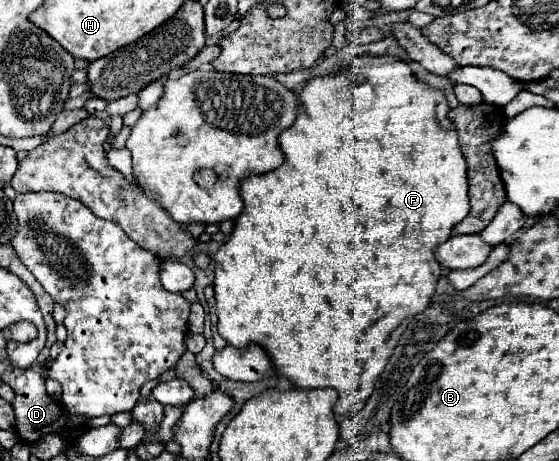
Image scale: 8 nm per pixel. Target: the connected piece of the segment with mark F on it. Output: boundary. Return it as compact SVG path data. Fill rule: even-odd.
M361 56L361 58L355 58L347 68L343 68L343 70L337 72L335 76L317 76L317 78L313 78L311 82L307 82L305 88L299 92L299 100L301 100L301 106L299 106L299 114L297 114L295 124L293 124L291 128L287 128L287 130L279 136L279 144L281 144L281 150L283 150L283 154L285 154L285 164L283 164L281 168L273 170L273 172L267 172L267 174L261 174L261 176L251 176L251 178L247 178L247 180L241 182L241 198L243 198L243 202L245 202L245 210L243 210L241 216L237 218L237 224L235 224L235 228L233 228L229 240L227 240L227 242L215 252L215 256L213 256L213 260L215 260L215 282L213 282L213 288L215 288L215 300L217 300L217 316L219 316L219 324L217 324L217 326L219 326L221 336L227 340L227 344L231 344L231 346L235 346L235 348L245 348L245 346L249 346L249 344L259 344L259 346L267 352L267 356L271 358L275 370L277 370L279 374L283 374L285 378L289 378L291 384L293 384L295 388L311 388L311 384L321 384L321 388L335 388L337 394L339 394L339 398L337 398L337 402L335 402L335 406L333 406L333 412L335 412L335 414L341 414L341 416L347 416L347 414L357 414L357 412L365 406L367 398L371 396L371 392L373 392L373 388L375 388L375 382L377 382L379 374L383 372L385 364L389 362L389 358L391 358L391 354L393 354L393 350L395 350L395 346L397 346L401 334L405 332L409 320L411 320L413 316L417 316L419 312L423 312L423 310L429 306L429 302L431 302L431 296L433 296L433 292L435 292L435 286L437 286L437 280L439 280L441 268L443 268L443 266L439 264L439 260L435 258L435 250L437 250L439 244L443 244L445 240L451 238L453 226L469 214L467 164L465 164L465 158L463 158L463 154L461 154L461 150L459 150L457 132L455 132L455 128L453 128L453 122L449 122L449 118L447 118L449 104L447 104L445 96L443 96L439 90L429 88L427 84L419 82L419 80L411 74L409 64L405 64L405 62L401 62L401 60L393 58L393 56Z

